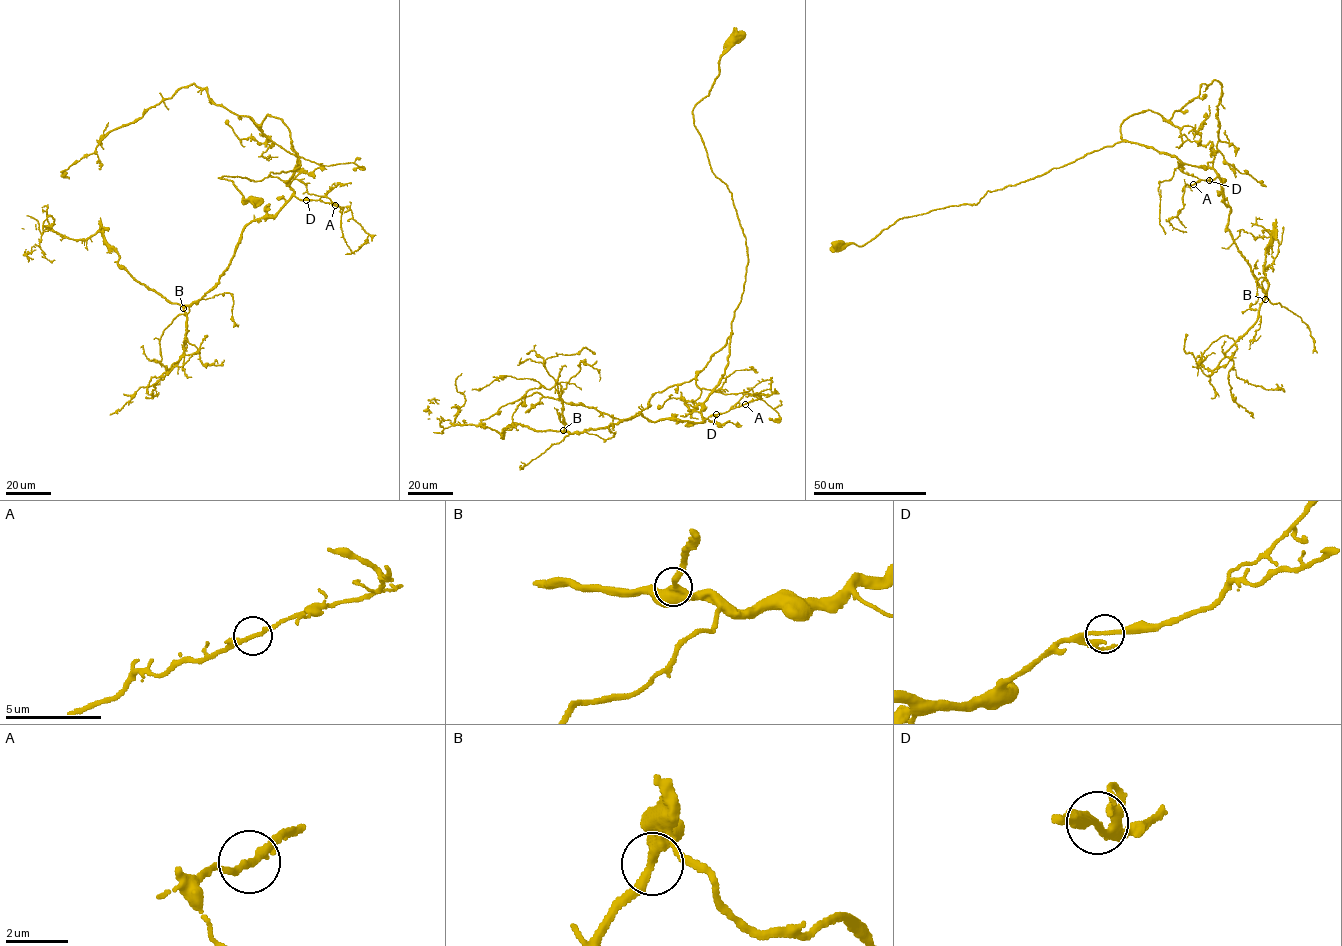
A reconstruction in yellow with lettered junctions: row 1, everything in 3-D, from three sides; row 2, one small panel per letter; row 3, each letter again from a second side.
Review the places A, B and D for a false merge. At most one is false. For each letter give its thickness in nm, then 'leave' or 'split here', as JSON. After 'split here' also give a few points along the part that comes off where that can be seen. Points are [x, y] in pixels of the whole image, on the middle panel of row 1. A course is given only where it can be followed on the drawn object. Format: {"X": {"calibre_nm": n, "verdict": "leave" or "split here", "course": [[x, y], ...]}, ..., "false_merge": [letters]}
{"A": {"calibre_nm": 200, "verdict": "leave"}, "B": {"calibre_nm": 460, "verdict": "leave"}, "D": {"calibre_nm": 220, "verdict": "leave"}, "false_merge": []}

